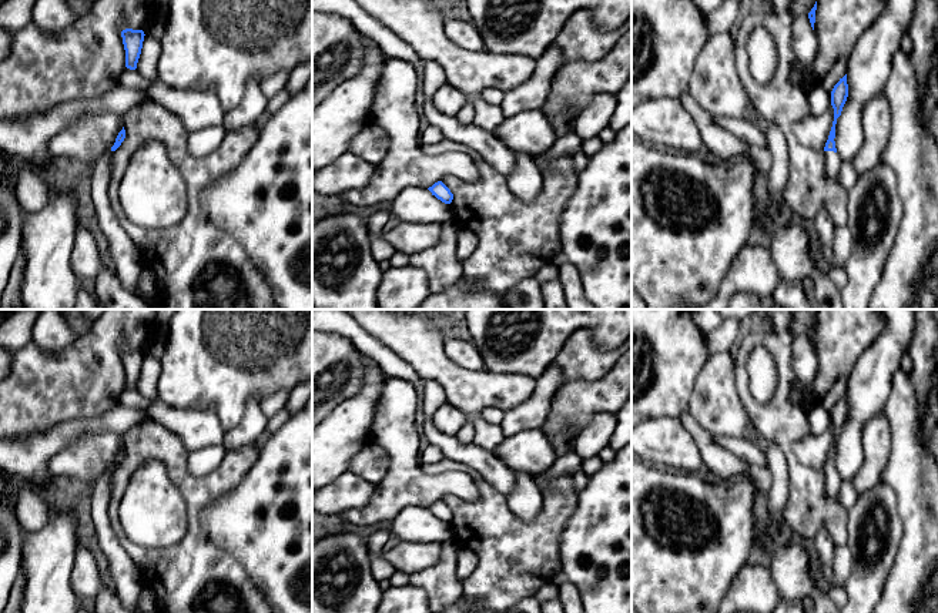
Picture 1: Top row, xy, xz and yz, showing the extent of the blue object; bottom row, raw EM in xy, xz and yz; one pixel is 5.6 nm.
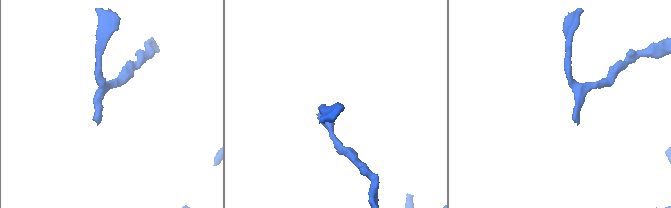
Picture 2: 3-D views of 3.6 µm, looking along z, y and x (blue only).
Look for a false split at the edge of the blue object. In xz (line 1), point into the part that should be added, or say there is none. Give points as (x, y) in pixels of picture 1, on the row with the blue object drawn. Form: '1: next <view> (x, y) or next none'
1: next none

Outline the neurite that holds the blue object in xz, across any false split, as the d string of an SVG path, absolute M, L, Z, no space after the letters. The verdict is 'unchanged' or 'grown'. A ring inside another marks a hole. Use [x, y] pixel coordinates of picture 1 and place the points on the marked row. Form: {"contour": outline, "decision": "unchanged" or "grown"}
{"contour": "M442 181L435 182L428 190L432 192L432 195L435 195L438 200L440 200L445 204L450 204L453 200L453 194Z", "decision": "unchanged"}

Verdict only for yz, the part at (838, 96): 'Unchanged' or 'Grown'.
Grown

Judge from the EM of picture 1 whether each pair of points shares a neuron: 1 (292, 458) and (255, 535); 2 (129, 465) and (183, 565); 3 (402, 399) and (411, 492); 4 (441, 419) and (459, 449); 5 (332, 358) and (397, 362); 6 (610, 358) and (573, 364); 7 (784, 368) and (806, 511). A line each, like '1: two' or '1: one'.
1: one
2: one
3: one
4: two
5: two
6: one
7: one

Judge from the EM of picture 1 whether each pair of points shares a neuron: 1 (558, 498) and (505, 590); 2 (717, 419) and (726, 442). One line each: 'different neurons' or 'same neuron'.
1: same neuron
2: different neurons

